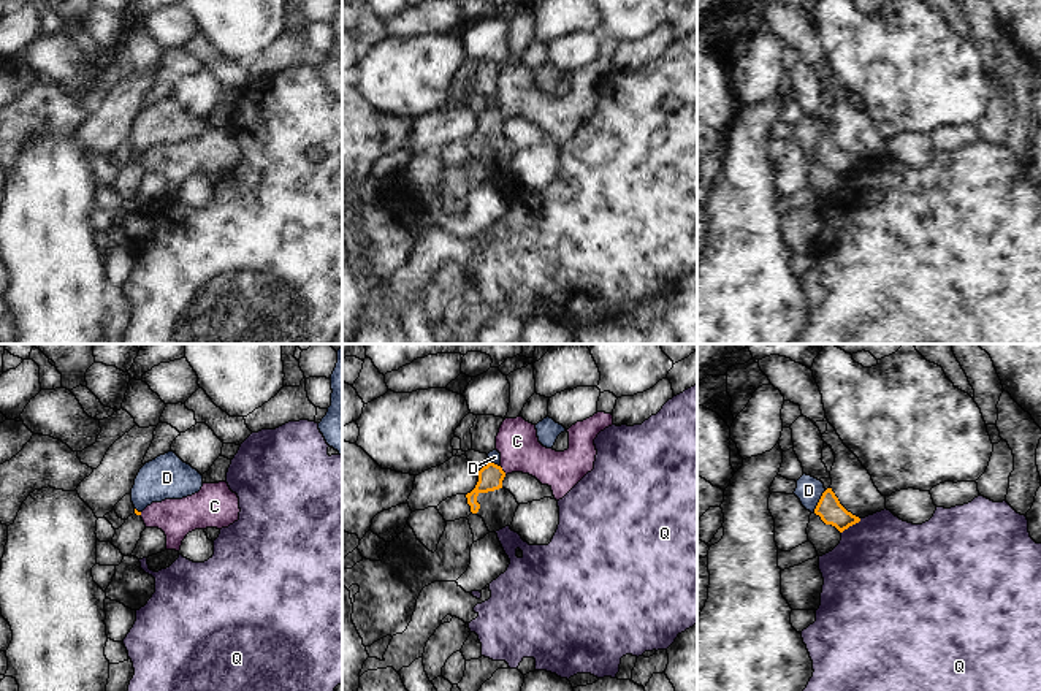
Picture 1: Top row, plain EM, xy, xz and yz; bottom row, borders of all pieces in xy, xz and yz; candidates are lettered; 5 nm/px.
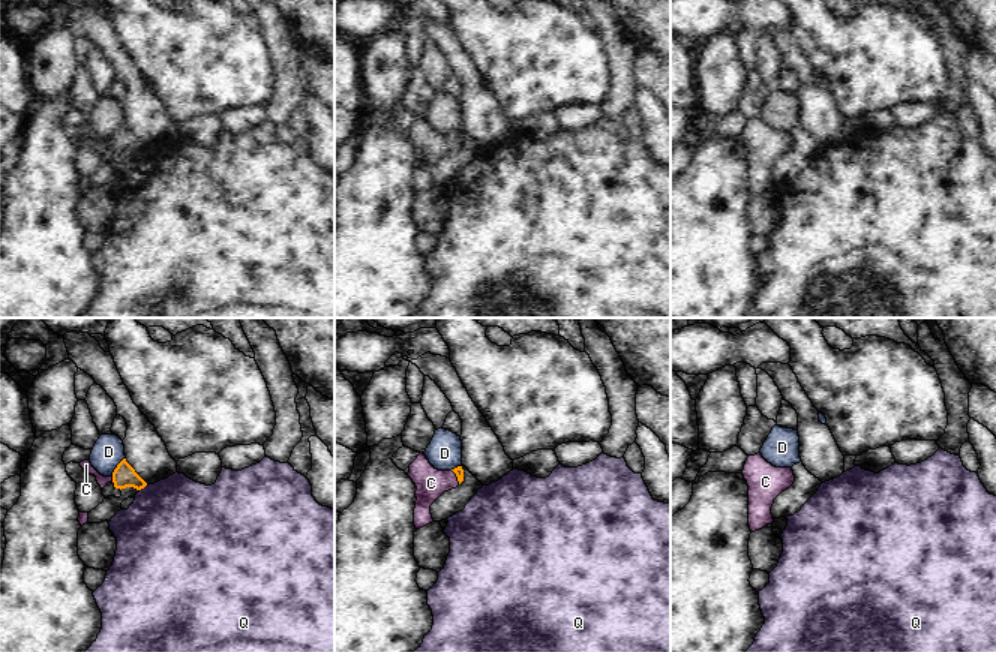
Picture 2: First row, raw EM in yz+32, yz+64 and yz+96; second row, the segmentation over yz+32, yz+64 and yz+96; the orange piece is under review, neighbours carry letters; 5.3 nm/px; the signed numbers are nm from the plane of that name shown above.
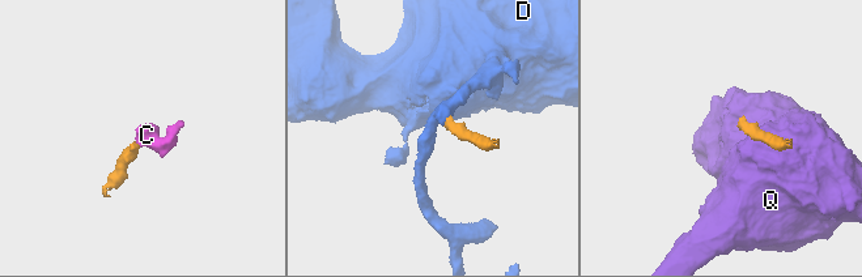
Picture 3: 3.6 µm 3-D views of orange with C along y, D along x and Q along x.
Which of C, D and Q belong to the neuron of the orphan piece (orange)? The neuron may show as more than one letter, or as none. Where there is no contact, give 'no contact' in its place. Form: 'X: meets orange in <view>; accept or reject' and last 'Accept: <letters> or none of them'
C: meets orange in xz; accept
D: meets orange in yz; reject
Q: meets orange in yz; reject
Accept: C

